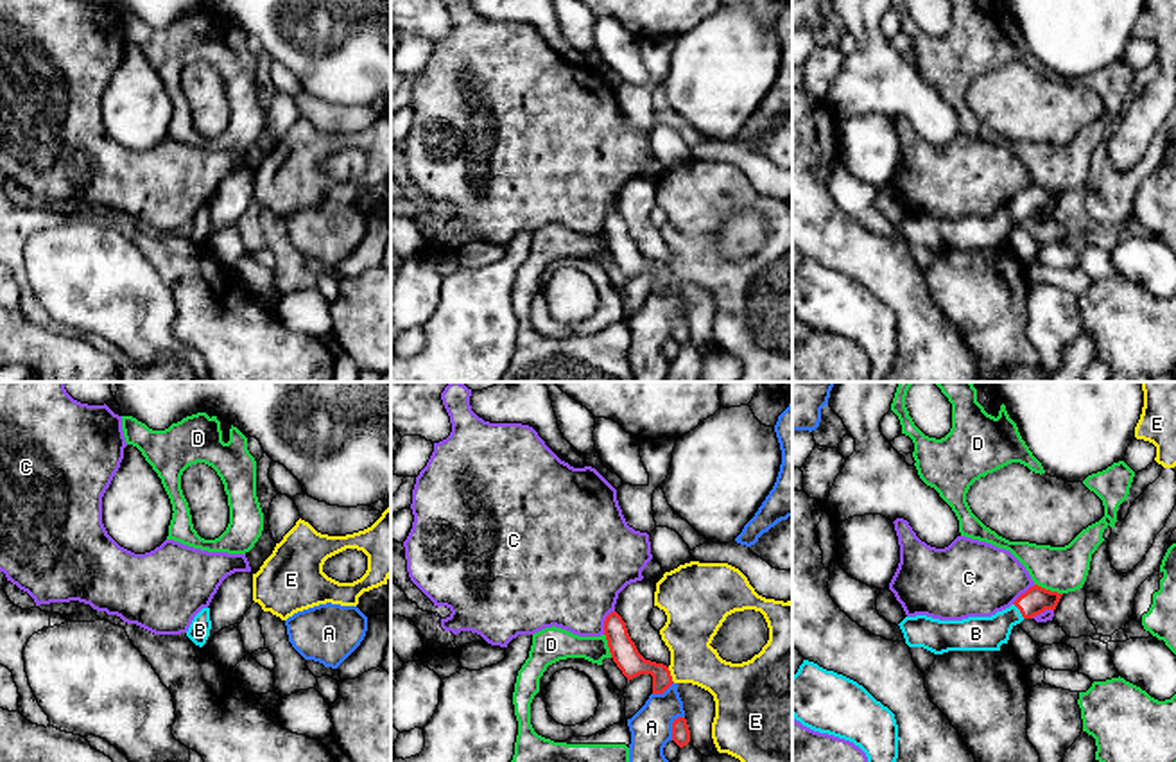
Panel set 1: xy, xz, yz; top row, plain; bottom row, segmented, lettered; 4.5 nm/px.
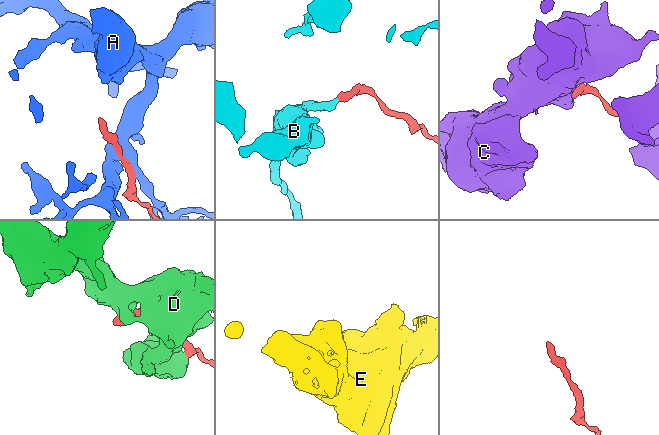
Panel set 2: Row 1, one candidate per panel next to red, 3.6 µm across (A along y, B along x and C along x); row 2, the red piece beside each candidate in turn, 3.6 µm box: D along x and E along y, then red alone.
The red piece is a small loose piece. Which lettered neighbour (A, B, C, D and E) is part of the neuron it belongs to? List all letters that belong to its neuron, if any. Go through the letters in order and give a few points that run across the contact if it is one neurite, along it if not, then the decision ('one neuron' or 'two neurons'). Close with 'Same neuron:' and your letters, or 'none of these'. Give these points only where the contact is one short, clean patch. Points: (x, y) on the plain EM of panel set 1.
A: two neurons
B: line yz (1037, 198), (1019, 207), (994, 230), (976, 232); one neuron
C: two neurons
D: two neurons
E: two neurons
Same neuron: B

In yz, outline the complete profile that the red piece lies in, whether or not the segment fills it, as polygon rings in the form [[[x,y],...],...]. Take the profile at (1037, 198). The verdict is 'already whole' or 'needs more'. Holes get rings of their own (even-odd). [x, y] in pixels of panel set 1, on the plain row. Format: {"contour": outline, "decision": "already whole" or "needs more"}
{"contour": [[[1038,183],[1022,192],[1009,206],[991,215],[939,219],[927,213],[905,215],[898,224],[909,246],[923,246],[934,253],[948,249],[1000,249],[1011,228],[1024,217],[1056,208],[1063,192]]], "decision": "needs more"}

